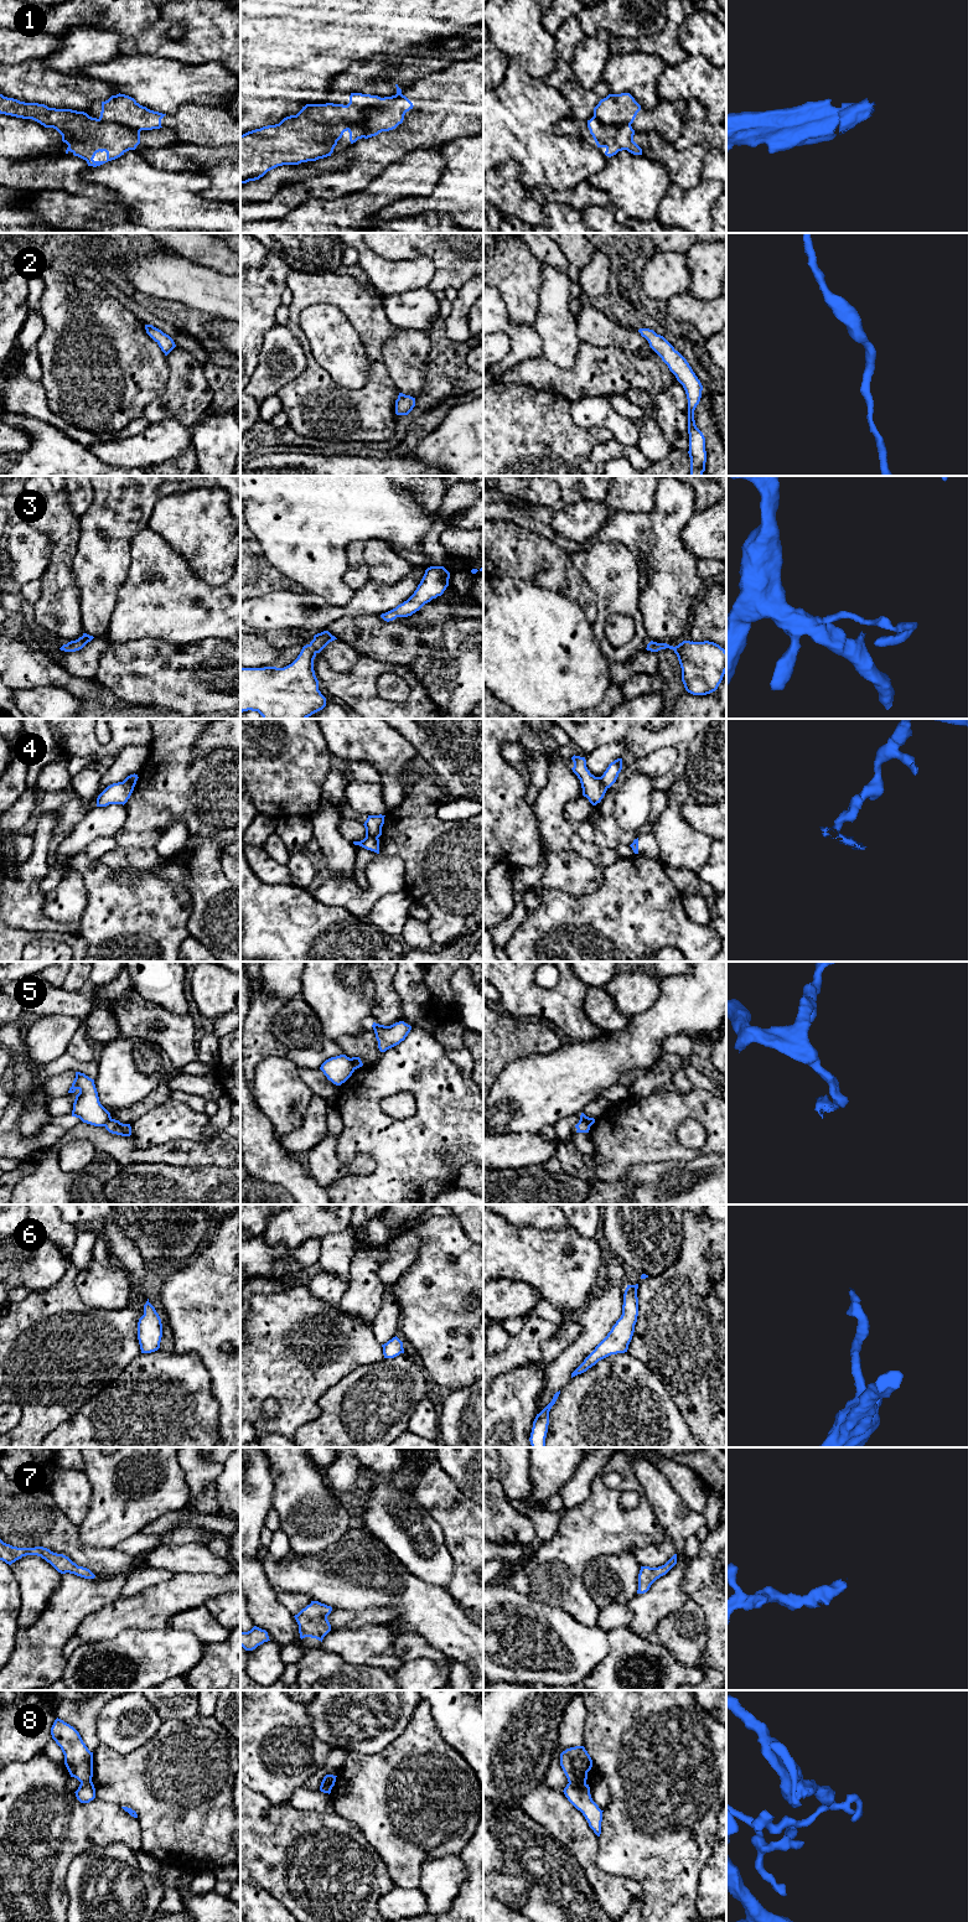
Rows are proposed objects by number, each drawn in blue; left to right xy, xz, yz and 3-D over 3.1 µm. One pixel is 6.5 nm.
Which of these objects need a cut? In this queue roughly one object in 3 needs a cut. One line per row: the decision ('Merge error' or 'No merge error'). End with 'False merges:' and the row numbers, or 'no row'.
1: Merge error
2: No merge error
3: No merge error
4: Merge error
5: Merge error
6: No merge error
7: No merge error
8: Merge error
False merges: 1, 4, 5, 8

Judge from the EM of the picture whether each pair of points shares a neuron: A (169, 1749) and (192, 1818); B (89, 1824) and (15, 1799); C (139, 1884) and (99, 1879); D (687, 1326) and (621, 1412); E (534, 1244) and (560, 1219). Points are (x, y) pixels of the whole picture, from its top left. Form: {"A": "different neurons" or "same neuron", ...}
{"A": "same neuron", "B": "same neuron", "C": "same neuron", "D": "different neurons", "E": "different neurons"}

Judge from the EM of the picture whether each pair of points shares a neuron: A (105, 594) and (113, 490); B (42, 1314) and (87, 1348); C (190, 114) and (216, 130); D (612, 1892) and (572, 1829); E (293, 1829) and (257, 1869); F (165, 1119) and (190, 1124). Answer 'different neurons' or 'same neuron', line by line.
A: same neuron
B: same neuron
C: same neuron
D: same neuron
E: same neuron
F: same neuron

